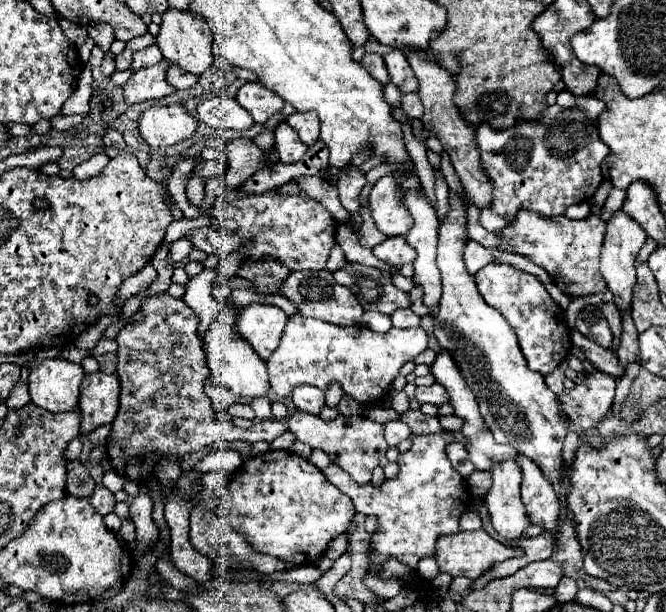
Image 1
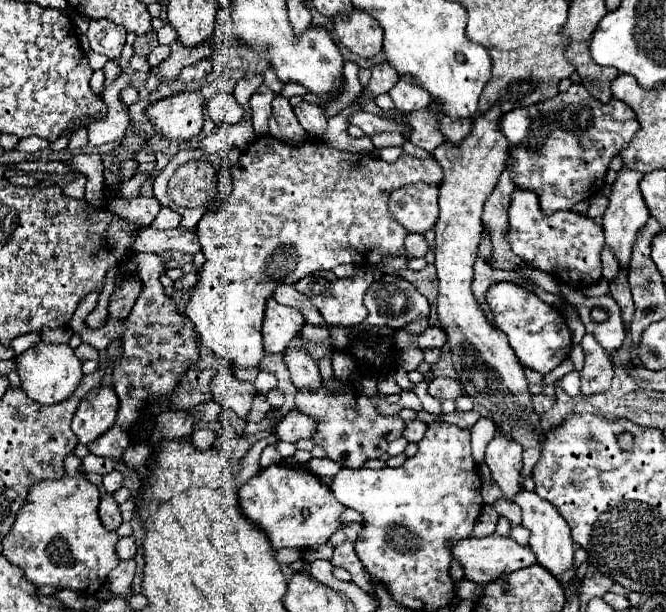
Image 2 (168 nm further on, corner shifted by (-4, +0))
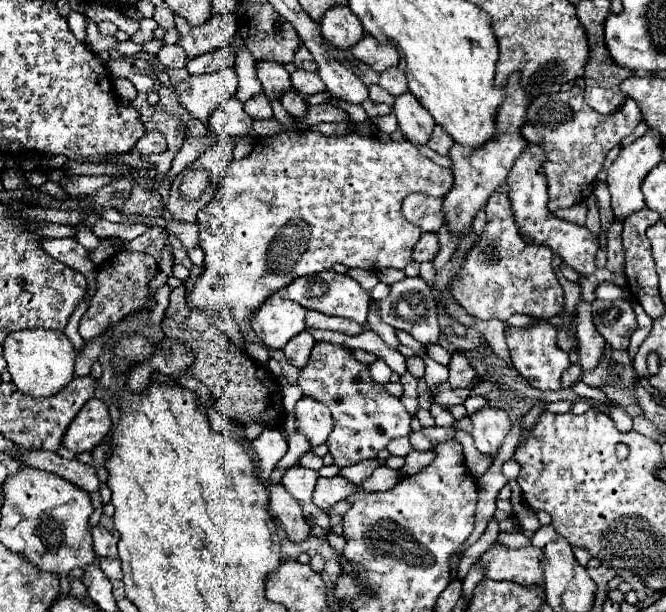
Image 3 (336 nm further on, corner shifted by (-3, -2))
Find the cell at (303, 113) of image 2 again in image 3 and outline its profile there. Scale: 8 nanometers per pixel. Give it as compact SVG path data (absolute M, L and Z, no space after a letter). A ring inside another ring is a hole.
M288 88L288 90L284 90L284 92L282 92L280 102L282 102L282 106L286 108L286 112L288 112L288 114L292 114L292 116L296 116L296 118L300 118L300 116L304 116L304 114L306 114L308 104L306 104L306 102L300 98L300 94L298 94L298 92L294 92L292 88Z

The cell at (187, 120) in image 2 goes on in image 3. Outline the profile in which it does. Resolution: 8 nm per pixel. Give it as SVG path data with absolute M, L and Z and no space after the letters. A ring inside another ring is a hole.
M234 66L220 68L212 74L188 76L186 80L174 84L174 90L180 96L182 106L204 124L208 122L208 114L218 104L236 94L236 88L238 88L238 76Z

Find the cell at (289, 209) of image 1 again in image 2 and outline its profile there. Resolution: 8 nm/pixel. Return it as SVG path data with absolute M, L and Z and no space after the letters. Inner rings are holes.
M259 136L255 142L251 142L247 146L247 150L241 154L239 162L231 168L233 174L233 192L221 202L215 204L213 208L209 208L203 218L197 224L197 232L201 238L201 246L203 246L203 254L207 258L207 262L203 264L203 268L199 270L199 284L193 288L193 296L185 308L185 314L191 318L191 322L195 324L195 332L199 336L199 342L203 348L209 348L211 352L231 360L231 364L235 368L247 370L247 368L261 368L263 362L263 340L261 340L261 322L263 322L263 312L265 312L265 302L269 298L269 294L273 292L273 288L277 286L277 282L287 282L293 284L297 280L301 280L303 276L317 272L317 270L333 270L339 264L357 264L357 266L375 266L385 254L397 254L397 256L405 256L405 228L395 222L387 210L387 198L393 190L405 186L405 184L413 184L413 182L431 182L431 184L441 184L443 180L443 170L437 164L435 158L413 158L407 154L401 154L399 160L395 164L387 164L371 154L351 154L351 152L341 152L335 148L325 146L323 142L305 142L301 146L289 146L283 142L273 140L271 136Z

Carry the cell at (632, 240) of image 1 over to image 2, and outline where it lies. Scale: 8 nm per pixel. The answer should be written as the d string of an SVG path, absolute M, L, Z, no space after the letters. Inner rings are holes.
M621 168L617 172L617 180L613 184L611 196L609 196L609 206L603 214L603 230L605 230L605 242L611 248L611 252L615 254L619 266L623 270L629 270L629 262L631 262L631 254L633 254L633 244L641 232L641 228L647 224L649 220L649 210L643 202L643 196L639 192L639 182L641 182L643 174L637 174L633 170L625 170Z

